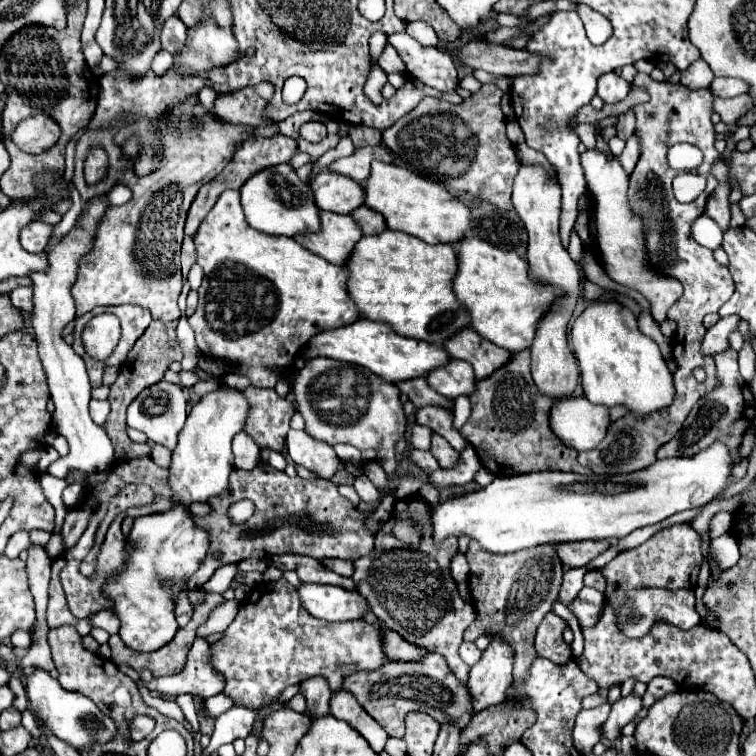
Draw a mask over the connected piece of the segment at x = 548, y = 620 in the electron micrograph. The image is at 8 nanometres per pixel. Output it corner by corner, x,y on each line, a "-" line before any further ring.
547,613
543,621
537,627
537,637
535,637
535,649
537,655
547,657
553,663
567,663
571,659
571,649
563,641
563,629
567,623
557,617
555,613

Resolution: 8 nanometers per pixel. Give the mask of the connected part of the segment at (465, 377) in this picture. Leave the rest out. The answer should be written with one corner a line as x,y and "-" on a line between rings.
449,361
445,367
435,369
427,383
447,399
457,399
461,395
469,397
475,391
475,375
473,367
467,361

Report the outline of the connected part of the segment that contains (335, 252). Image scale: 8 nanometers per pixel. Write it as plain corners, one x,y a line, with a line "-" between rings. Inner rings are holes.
321,211
323,231
319,235
299,235
299,243
311,253
327,259
333,265
345,265
355,243
363,237
361,227
351,215

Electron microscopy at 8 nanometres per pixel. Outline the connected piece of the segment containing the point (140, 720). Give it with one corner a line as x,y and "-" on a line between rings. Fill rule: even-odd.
135,715
131,719
131,727
129,727
129,739
131,741
141,741
145,739
155,727
155,719
149,715

